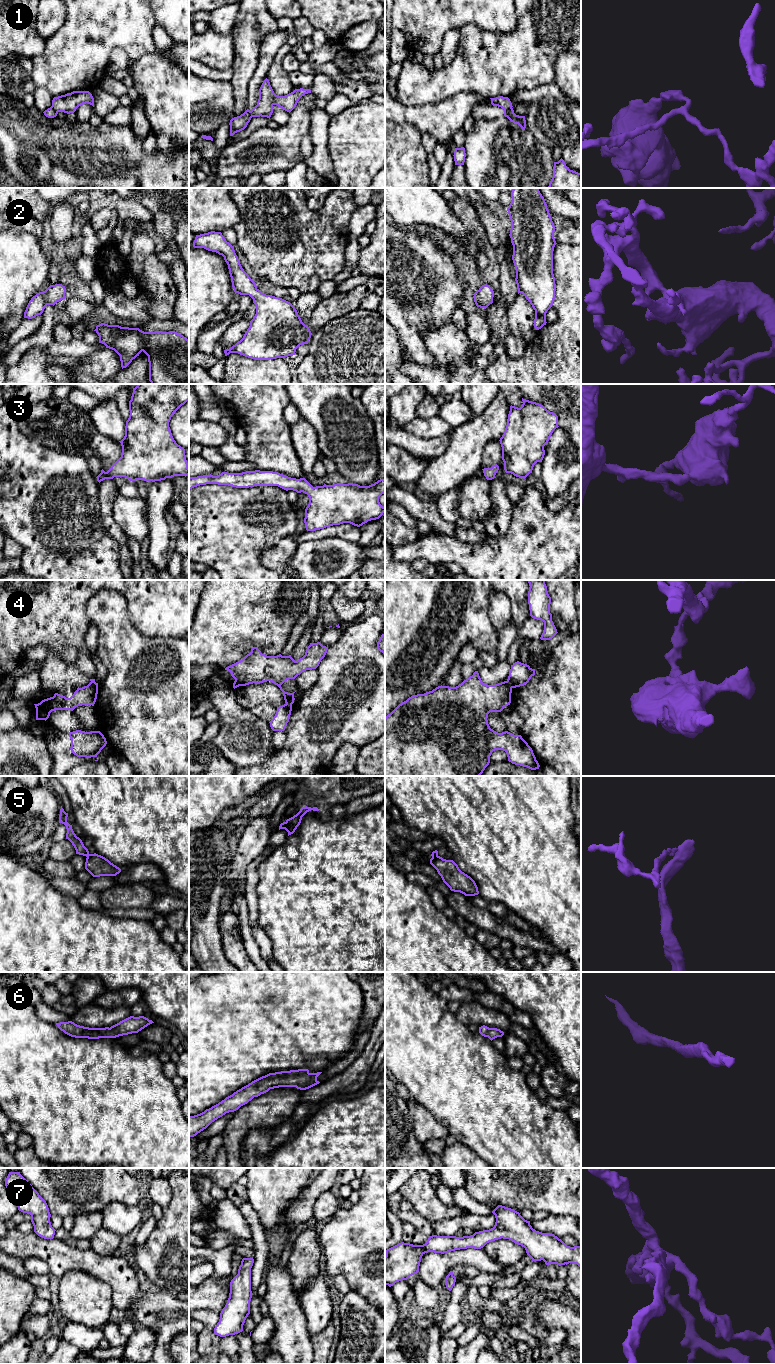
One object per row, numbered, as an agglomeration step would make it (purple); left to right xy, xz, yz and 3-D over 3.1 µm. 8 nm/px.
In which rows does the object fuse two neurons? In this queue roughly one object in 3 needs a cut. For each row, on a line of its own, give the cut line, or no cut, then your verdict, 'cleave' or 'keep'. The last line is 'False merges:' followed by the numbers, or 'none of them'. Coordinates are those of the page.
1: yz (511, 107), (504, 110) | cleave
2: no cut | keep
3: no cut | keep
4: yz (506, 681), (512, 687) | cleave
5: xy (90, 854), (86, 856) | cleave
6: no cut | keep
7: no cut | keep
False merges: 1, 4, 5

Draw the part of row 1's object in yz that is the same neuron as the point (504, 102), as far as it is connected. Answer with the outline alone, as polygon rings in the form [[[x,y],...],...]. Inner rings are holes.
[[[499,96],[499,97],[490,98],[490,99],[491,99],[491,104],[493,106],[501,107],[504,110],[513,107],[512,103],[508,97]]]

